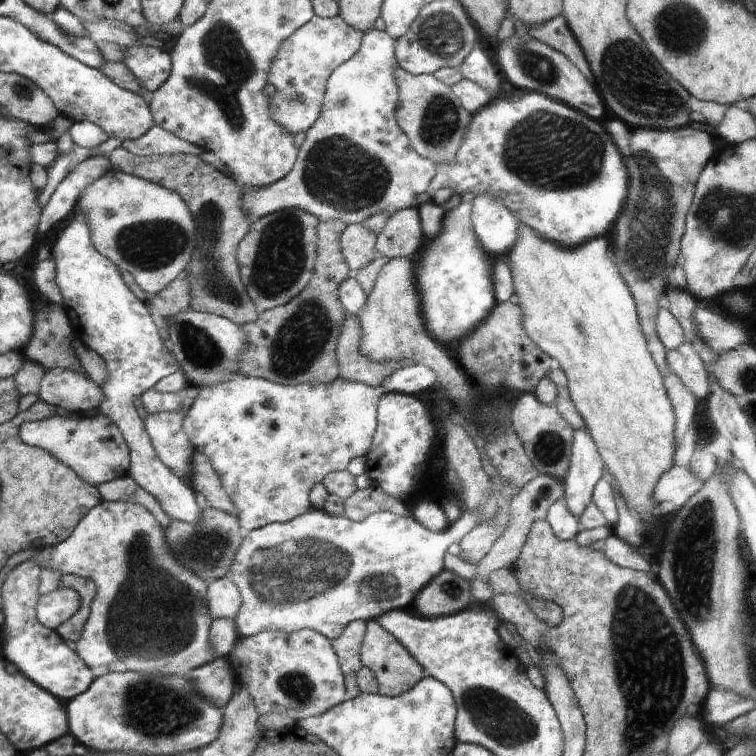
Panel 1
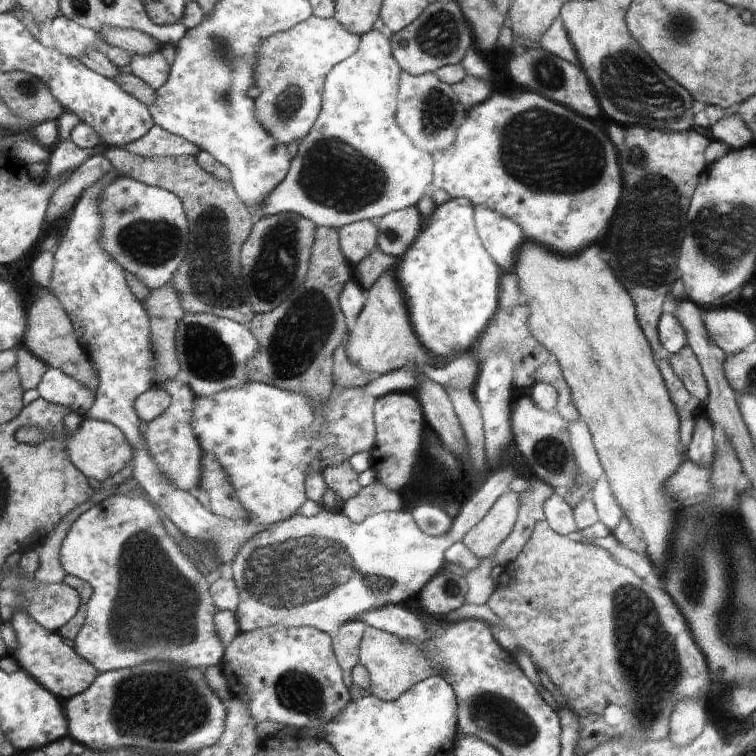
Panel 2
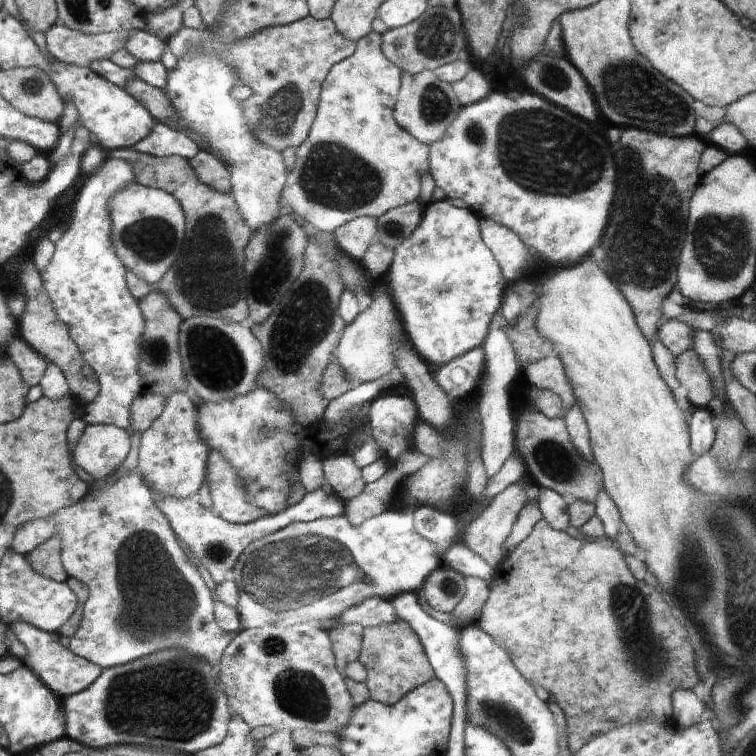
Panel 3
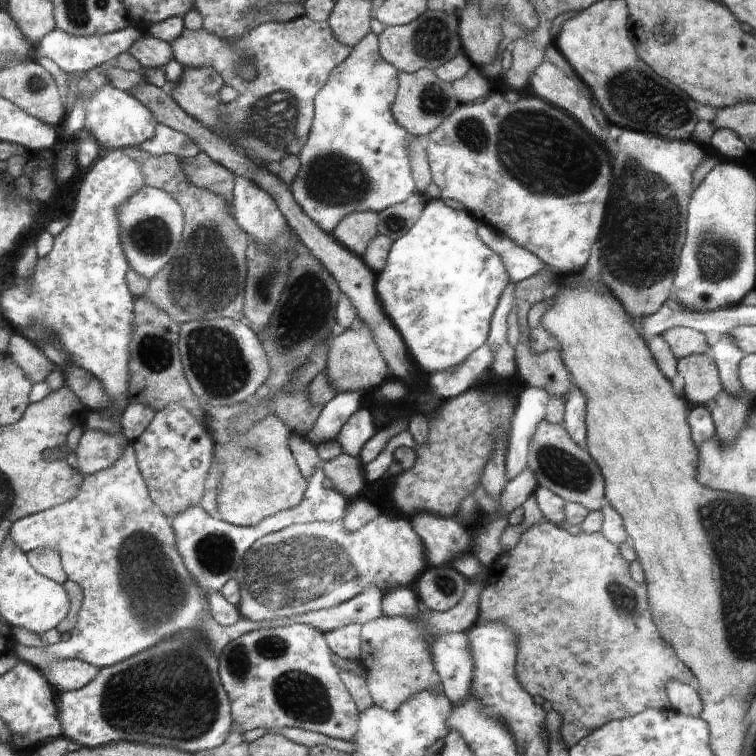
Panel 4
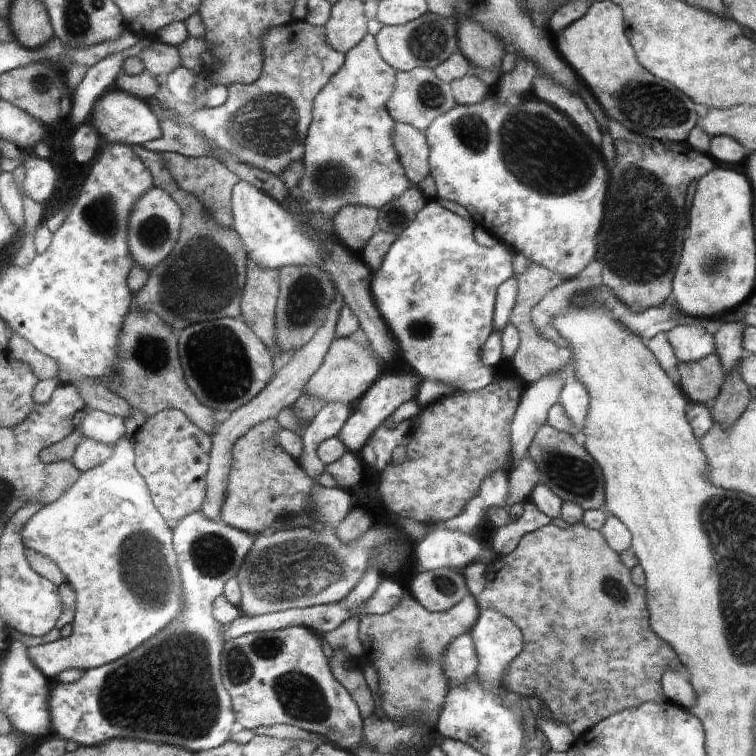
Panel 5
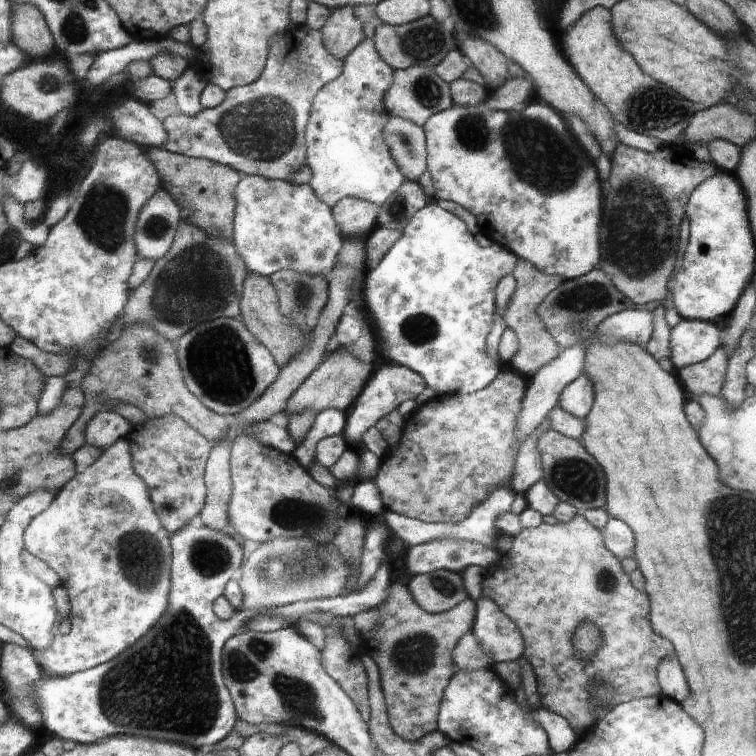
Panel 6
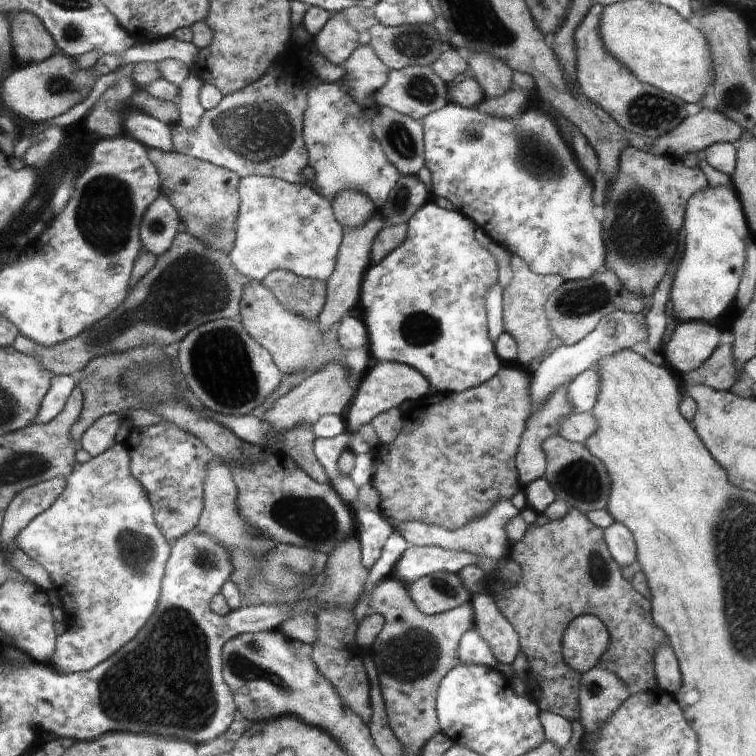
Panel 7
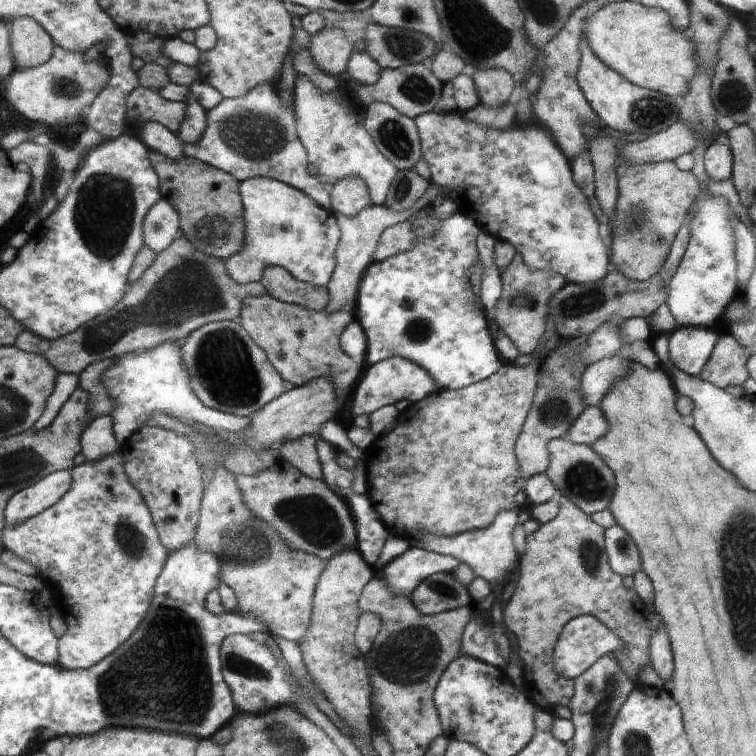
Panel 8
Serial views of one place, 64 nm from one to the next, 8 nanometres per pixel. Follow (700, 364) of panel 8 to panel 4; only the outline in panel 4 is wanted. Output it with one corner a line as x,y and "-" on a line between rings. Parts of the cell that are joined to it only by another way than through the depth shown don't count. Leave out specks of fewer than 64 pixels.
675,327
662,335
677,359
707,353
710,348
707,337
687,327

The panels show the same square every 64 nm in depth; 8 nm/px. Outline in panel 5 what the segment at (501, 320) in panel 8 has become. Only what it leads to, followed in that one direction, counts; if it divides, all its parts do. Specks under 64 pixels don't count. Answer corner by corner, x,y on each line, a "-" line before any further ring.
529,263
526,272
515,274
514,278
517,281
517,298
508,321
519,333
519,348
511,359
510,364
514,373
522,377
522,381
525,384
528,384
539,381
539,379
546,374
559,370
564,364
563,359
558,354
557,345
541,335
539,328
532,318
532,312
535,307
539,305
556,286
564,282
564,277
546,268

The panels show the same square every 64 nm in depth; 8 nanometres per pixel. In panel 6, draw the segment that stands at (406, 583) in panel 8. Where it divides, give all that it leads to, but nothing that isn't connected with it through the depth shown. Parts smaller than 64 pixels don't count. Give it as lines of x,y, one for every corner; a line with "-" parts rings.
452,541
428,542
410,547
403,556
405,570
412,578
414,575
424,575
436,570
462,574
470,566
488,570
499,563
501,554
477,543

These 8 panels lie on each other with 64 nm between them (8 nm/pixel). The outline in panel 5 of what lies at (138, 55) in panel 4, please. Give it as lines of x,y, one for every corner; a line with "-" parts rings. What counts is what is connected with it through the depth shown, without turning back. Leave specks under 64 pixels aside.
151,39
152,44
138,58
144,64
145,70
160,80
166,78
178,66
181,66
181,55
176,47

